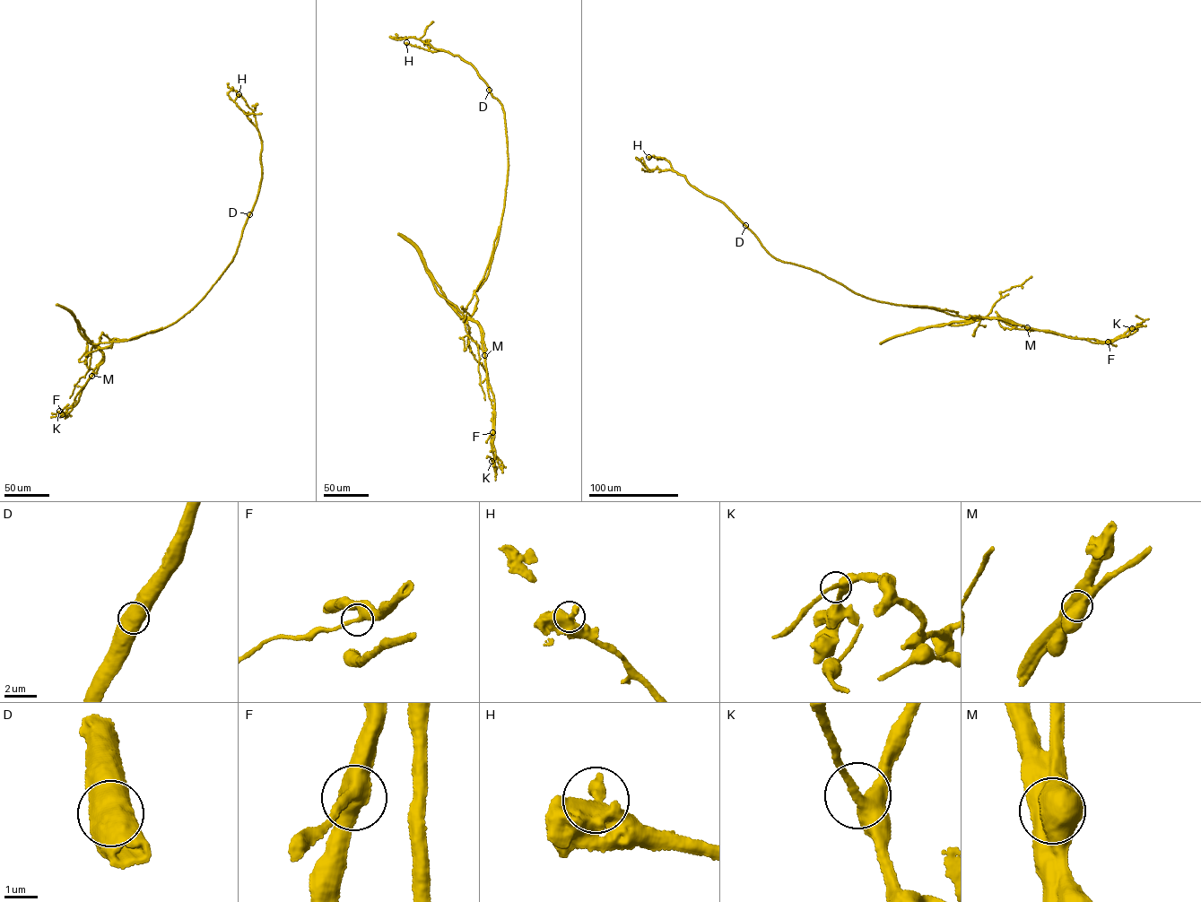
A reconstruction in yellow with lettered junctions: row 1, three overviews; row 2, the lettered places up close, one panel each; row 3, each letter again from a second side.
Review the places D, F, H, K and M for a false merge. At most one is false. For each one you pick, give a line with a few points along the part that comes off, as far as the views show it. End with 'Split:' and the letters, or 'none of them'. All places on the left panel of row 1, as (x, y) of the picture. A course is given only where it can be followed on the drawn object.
M: foreign part runs (91, 376), (104, 358), (92, 344), (124, 341), (162, 327)
Split: M

